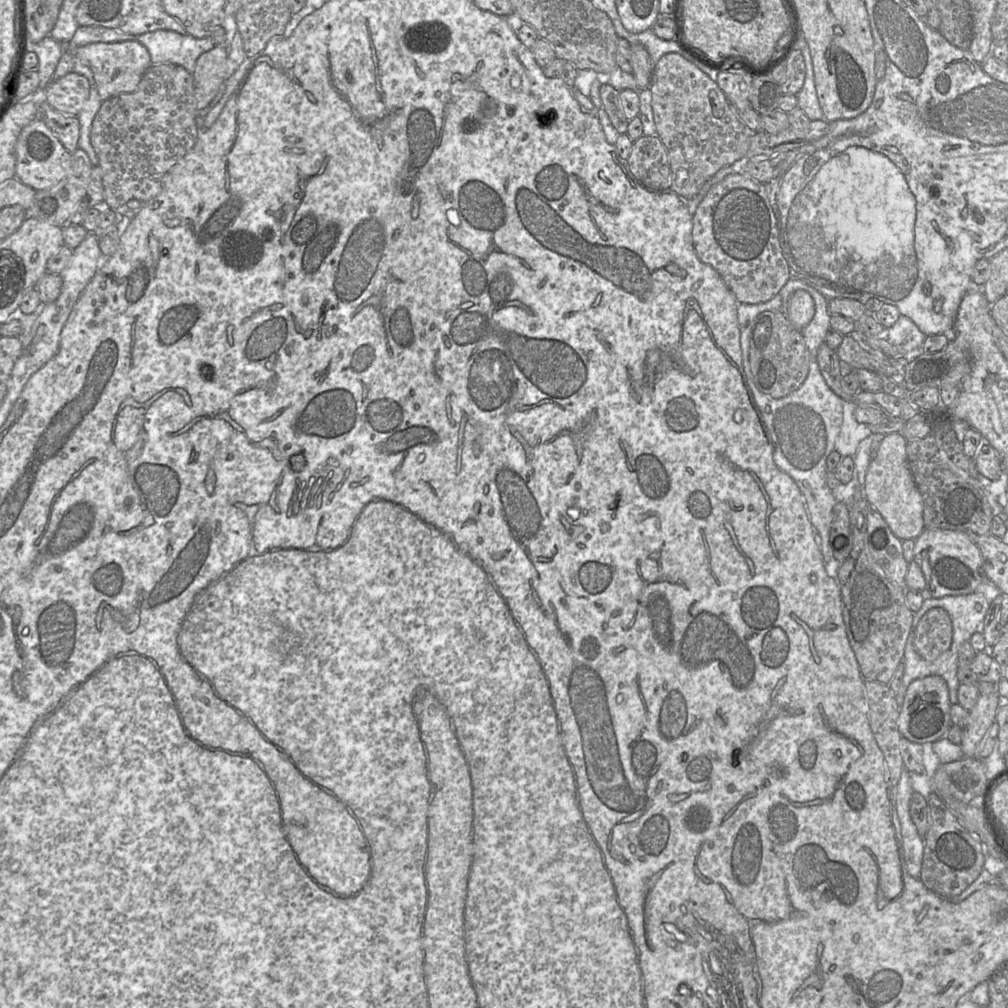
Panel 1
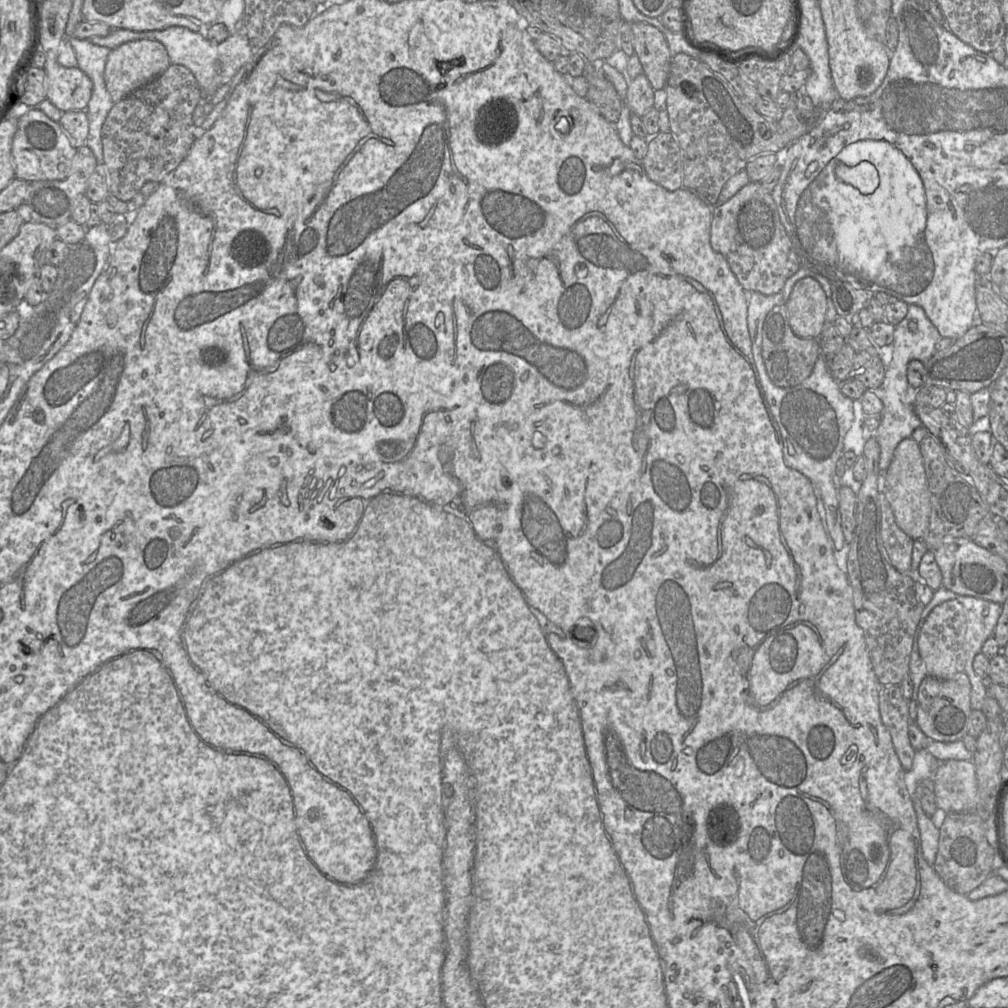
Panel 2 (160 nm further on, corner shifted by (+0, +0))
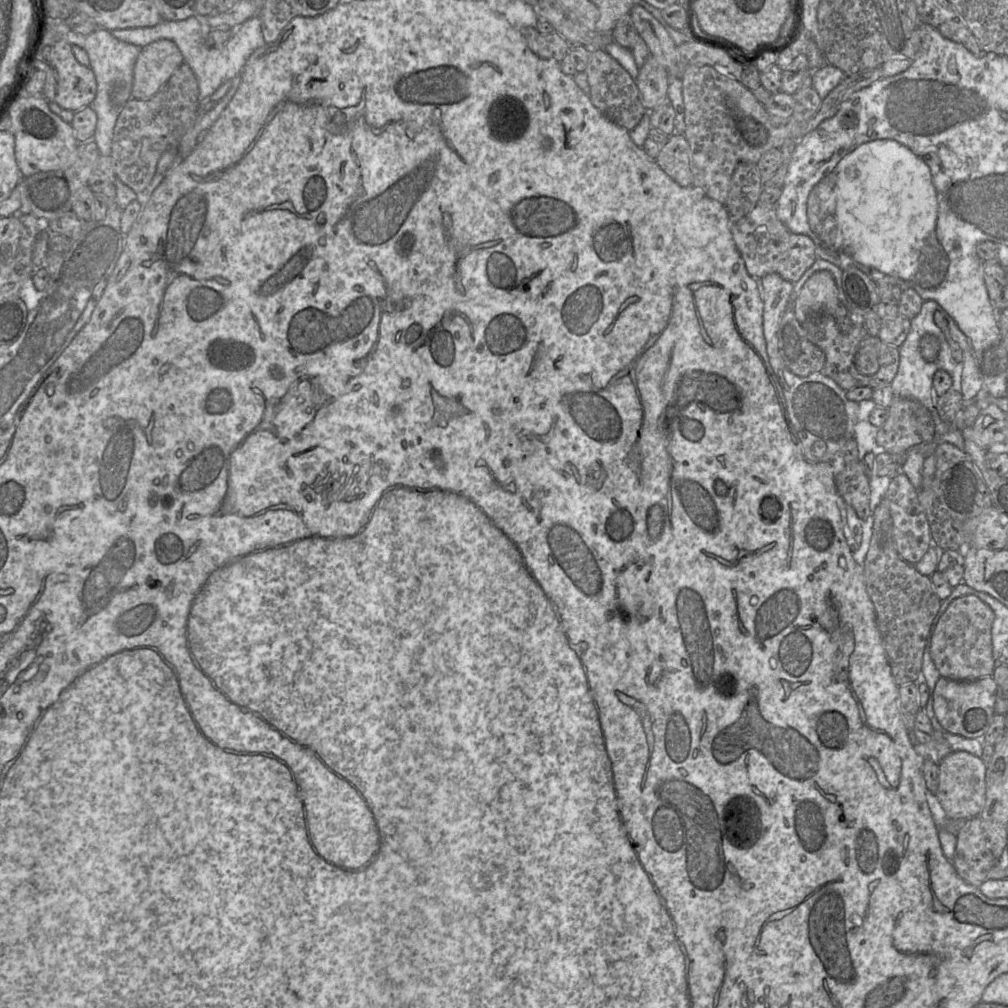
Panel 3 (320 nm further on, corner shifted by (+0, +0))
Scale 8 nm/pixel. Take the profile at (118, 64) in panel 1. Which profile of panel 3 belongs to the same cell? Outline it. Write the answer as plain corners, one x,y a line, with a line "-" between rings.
158,40
143,47
134,65
132,98
150,99
183,63
181,51
170,40

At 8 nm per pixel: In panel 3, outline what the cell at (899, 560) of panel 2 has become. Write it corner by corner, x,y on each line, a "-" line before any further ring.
901,472
892,477
884,498
889,501
893,540
896,549
903,560
914,565
919,562
927,550
933,546
926,511
919,501
919,490
913,486
909,478

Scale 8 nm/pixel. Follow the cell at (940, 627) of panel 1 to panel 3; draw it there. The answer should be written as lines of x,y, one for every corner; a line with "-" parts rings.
975,595
953,600
940,616
929,639
929,651
941,677
954,681
973,681
992,676
998,664
993,656
992,608

